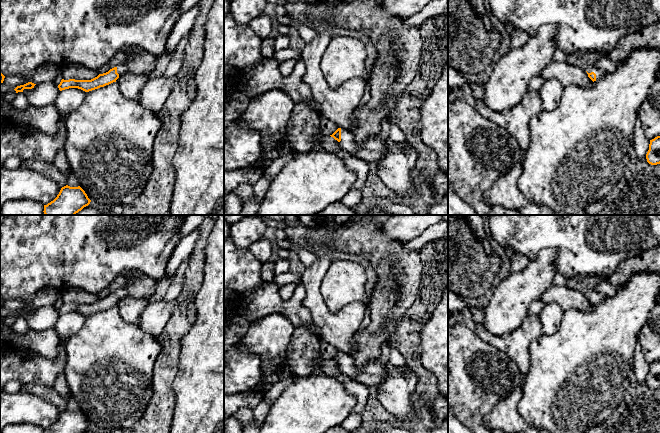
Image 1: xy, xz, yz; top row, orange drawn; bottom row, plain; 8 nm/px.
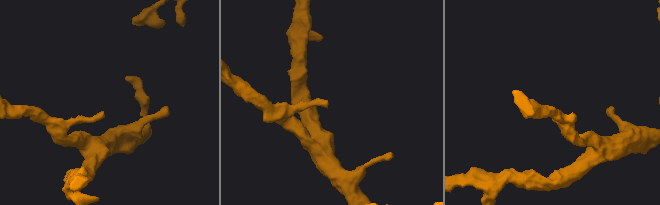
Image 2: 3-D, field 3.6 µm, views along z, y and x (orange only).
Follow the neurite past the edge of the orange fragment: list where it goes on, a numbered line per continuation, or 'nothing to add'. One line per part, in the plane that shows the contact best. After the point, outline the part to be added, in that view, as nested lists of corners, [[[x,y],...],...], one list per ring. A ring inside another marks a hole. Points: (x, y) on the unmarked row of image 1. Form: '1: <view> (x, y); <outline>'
1: yz (600, 297); [[[594,288],[585,293],[588,297],[594,296],[596,298],[596,305],[600,304],[606,296],[602,293],[597,292]]]

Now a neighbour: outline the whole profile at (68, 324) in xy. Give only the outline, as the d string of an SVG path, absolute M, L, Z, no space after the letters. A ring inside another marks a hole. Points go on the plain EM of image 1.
M69 312L59 316L53 329L59 338L67 339L80 331L86 316L78 312Z

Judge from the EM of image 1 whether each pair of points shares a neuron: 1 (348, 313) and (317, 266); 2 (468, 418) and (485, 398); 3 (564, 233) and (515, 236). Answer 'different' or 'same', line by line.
1: same
2: same
3: same

